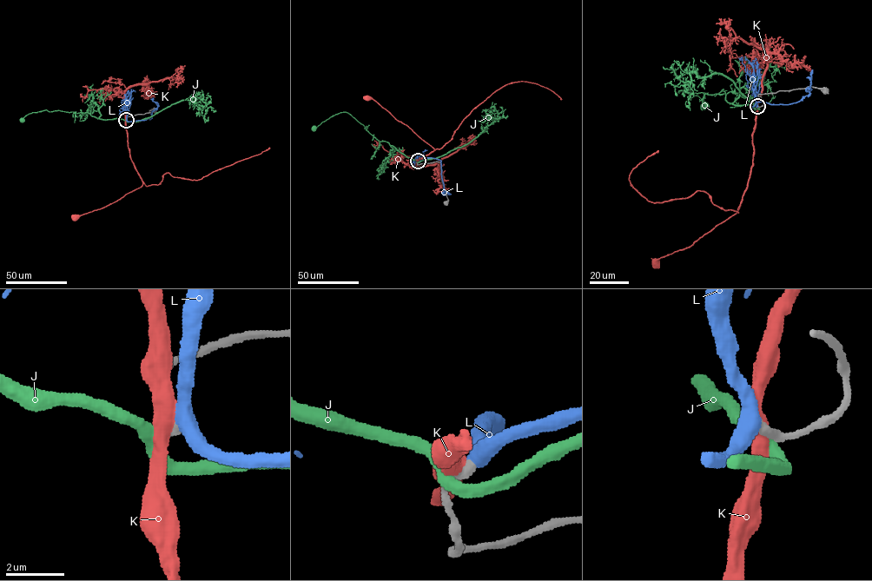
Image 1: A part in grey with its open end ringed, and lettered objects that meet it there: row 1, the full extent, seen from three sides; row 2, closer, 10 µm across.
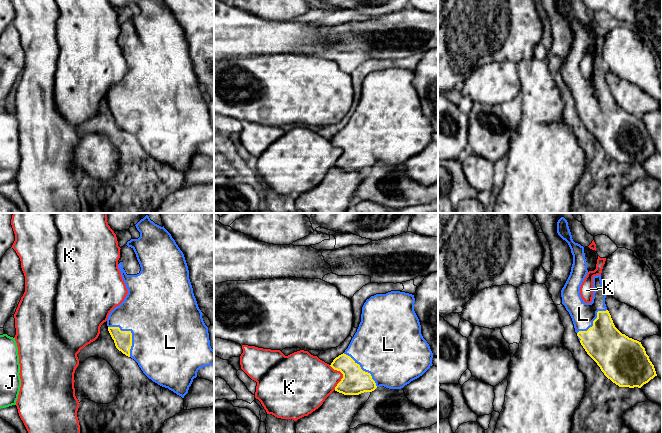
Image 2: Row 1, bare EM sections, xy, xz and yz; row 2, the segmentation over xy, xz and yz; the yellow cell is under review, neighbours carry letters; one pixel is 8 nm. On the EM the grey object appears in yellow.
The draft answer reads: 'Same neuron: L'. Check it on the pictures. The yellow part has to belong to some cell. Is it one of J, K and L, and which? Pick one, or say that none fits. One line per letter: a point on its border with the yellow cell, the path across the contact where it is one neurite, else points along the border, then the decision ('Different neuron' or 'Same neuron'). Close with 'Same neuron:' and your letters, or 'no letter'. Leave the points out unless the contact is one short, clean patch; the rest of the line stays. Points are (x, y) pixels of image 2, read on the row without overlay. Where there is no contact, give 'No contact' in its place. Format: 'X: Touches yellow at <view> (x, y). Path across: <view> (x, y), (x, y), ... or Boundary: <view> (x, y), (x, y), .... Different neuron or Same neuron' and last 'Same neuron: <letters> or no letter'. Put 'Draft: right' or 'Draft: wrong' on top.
Draft: right
J: No contact. Different neuron
K: Touches yellow at xz (343, 151). Different neuron
L: Touches yellow at xy (131, 109). Same neuron
Same neuron: L

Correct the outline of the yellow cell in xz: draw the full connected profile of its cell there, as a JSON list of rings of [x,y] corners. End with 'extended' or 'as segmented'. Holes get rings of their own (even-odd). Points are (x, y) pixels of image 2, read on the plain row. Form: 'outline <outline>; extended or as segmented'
outline [[[400,67],[376,70],[366,76],[357,108],[345,128],[330,141],[343,150],[335,167],[344,171],[359,171],[380,162],[401,165],[433,141],[433,129],[421,110],[414,79],[414,71]]]; extended

